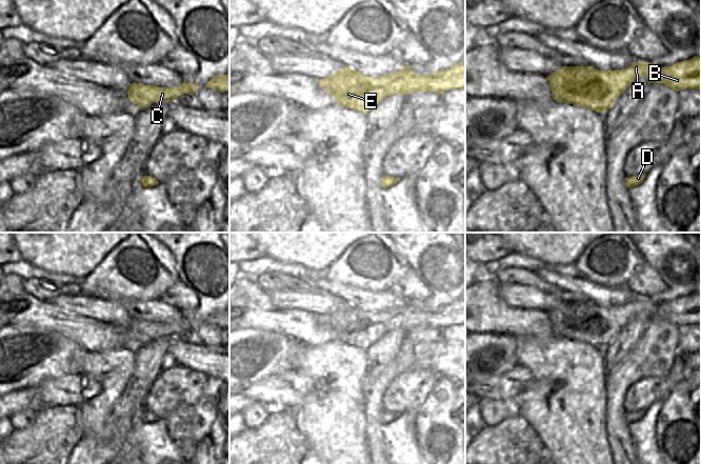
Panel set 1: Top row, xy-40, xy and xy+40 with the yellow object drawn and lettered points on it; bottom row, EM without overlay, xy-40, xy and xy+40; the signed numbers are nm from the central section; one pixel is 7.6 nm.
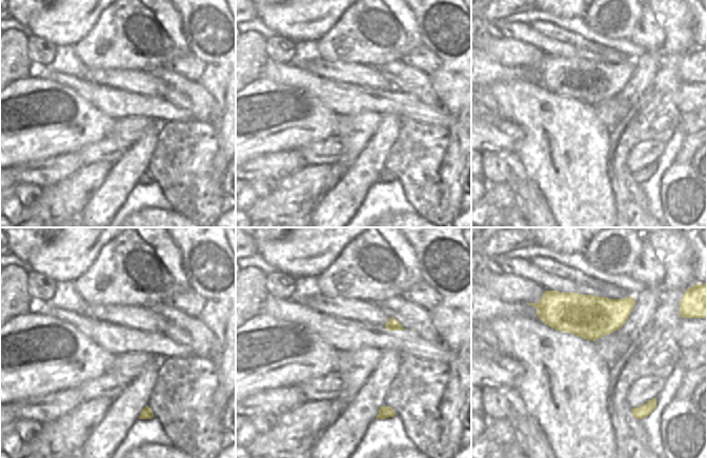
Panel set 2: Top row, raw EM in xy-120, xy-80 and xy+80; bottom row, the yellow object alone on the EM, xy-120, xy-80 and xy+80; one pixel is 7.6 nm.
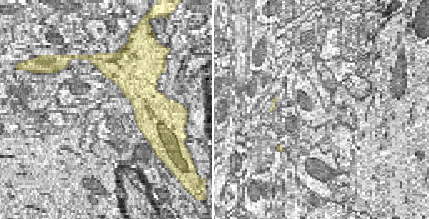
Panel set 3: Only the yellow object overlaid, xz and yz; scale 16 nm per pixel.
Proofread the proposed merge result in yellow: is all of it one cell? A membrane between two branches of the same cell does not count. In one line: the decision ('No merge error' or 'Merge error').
No merge error.

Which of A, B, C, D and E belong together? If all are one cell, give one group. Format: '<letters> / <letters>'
A B C D E

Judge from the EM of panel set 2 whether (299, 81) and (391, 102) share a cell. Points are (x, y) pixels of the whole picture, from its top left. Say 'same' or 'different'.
same

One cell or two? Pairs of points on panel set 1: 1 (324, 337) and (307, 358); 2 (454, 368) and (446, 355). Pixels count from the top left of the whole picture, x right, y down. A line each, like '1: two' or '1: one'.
1: two
2: one

